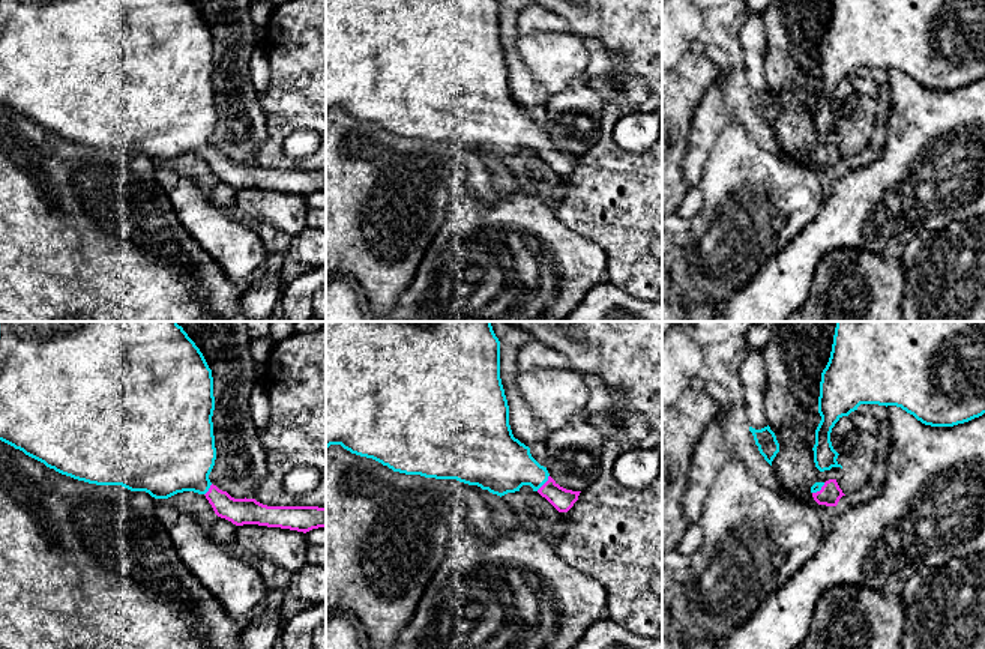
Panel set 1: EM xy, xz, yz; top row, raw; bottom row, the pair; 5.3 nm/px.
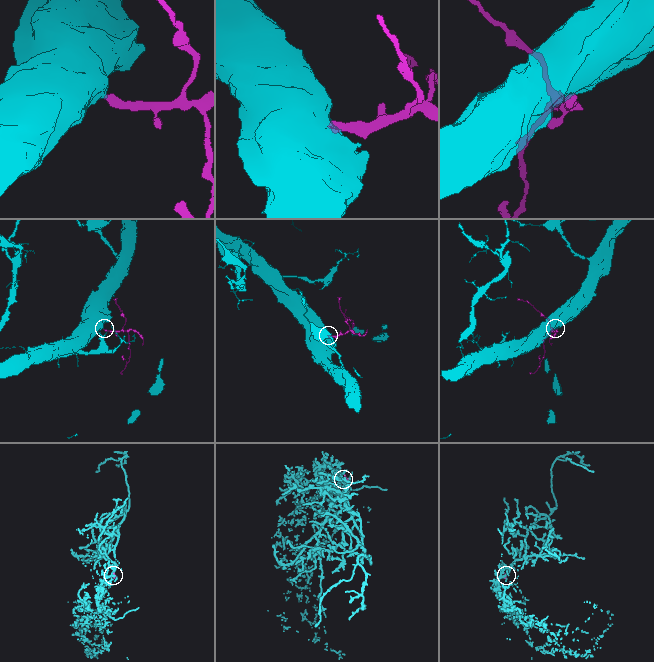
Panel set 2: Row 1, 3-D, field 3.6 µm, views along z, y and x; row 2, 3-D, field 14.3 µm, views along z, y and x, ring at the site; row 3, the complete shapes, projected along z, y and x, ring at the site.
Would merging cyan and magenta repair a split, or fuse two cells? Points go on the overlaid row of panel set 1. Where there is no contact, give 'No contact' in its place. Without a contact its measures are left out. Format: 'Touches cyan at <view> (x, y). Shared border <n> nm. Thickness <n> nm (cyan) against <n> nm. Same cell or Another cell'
Touches cyan at xz (544, 482). Shared border 110 nm. Thickness 320 nm (cyan) against 120 nm. Same cell

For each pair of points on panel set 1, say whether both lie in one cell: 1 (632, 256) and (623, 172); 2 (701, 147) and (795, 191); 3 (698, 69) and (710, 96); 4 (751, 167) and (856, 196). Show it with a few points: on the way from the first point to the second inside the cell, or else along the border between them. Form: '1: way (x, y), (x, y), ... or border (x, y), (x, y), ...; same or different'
1: way (626, 235), (625, 193); same
2: border (728, 122), (718, 135), (697, 184); different
3: border (715, 81), (700, 101), (691, 122); different
4: border (826, 196), (820, 211), (805, 226); different

